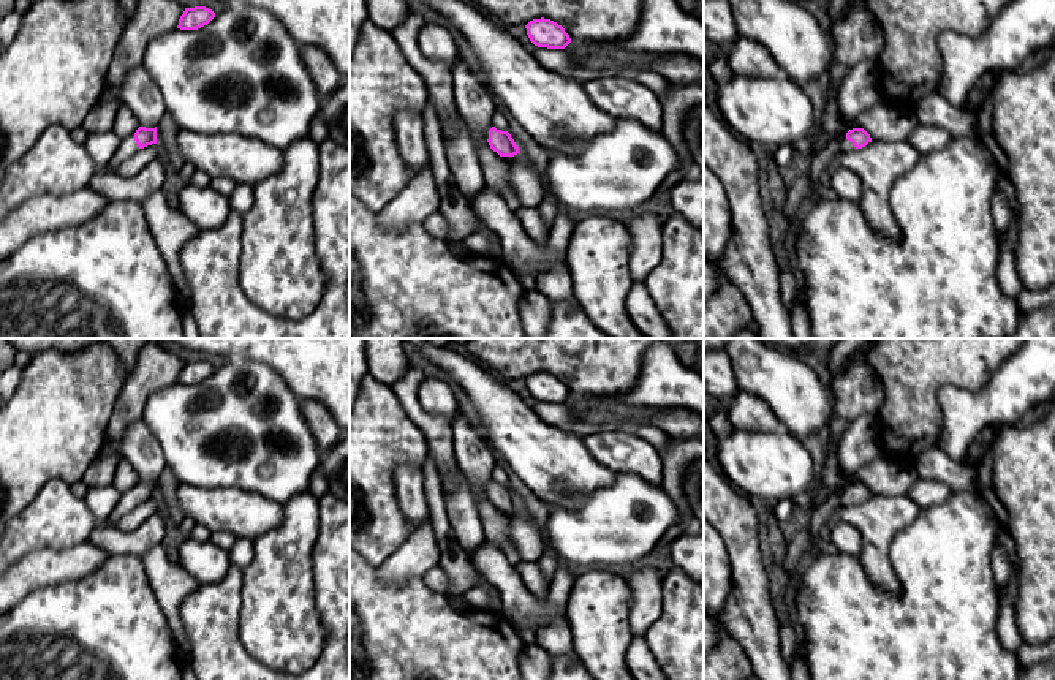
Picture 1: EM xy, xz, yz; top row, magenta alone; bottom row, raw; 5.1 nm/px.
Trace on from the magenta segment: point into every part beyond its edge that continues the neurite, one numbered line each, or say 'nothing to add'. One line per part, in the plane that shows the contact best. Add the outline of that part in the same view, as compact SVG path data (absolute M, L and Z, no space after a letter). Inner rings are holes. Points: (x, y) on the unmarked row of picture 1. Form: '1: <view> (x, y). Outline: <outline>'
1: xy (128, 500). Outline: M134 489L123 492L112 514L101 523L104 527L114 528L115 520L134 509L139 504Z

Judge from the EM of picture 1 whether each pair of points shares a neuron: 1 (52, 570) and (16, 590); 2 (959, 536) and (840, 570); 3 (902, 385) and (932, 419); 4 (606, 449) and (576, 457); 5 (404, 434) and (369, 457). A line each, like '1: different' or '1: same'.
1: same
2: same
3: same
4: different
5: same

